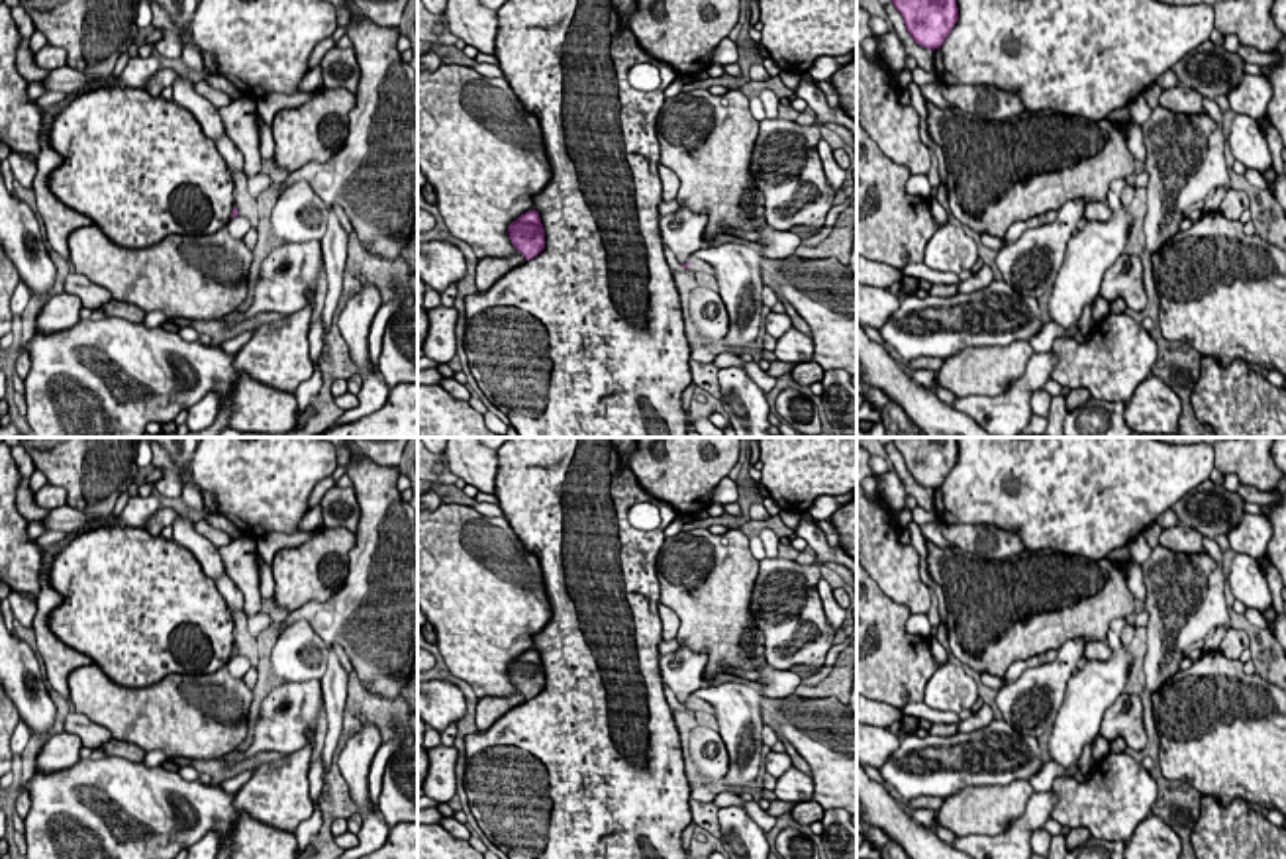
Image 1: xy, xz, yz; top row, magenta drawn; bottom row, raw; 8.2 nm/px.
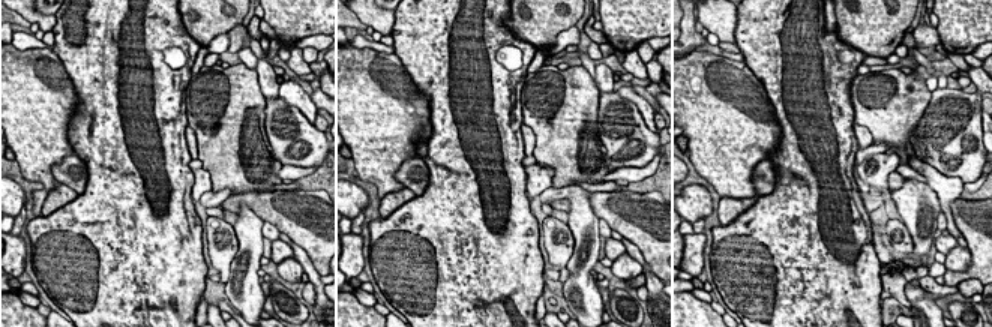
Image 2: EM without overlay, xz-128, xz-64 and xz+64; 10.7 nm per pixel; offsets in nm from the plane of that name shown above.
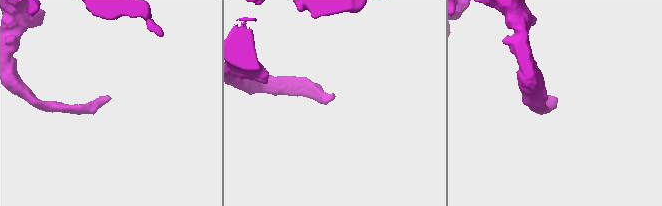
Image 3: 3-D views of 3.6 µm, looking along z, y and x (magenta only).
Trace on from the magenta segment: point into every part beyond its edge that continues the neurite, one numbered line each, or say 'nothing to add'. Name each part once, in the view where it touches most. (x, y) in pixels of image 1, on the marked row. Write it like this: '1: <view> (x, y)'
1: xz (696, 265)

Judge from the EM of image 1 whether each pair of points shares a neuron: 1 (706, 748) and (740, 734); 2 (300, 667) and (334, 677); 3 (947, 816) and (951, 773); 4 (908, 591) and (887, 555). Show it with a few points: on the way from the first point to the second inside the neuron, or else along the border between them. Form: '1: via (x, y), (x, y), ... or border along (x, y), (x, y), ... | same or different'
1: border along (716, 732), (728, 754), (724, 777) | different
2: border along (330, 646), (326, 671), (318, 679) | different
3: border along (994, 785), (967, 785), (943, 801) | different
4: via (902, 583), (890, 563) | same

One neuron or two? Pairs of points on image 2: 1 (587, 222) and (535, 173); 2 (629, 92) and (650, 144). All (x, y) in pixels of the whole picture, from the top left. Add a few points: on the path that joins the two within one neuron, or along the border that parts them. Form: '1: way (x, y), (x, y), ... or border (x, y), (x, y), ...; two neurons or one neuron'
1: border (551, 186), (538, 195); two neurons
2: border (616, 92), (637, 107), (644, 123), (653, 132); two neurons

